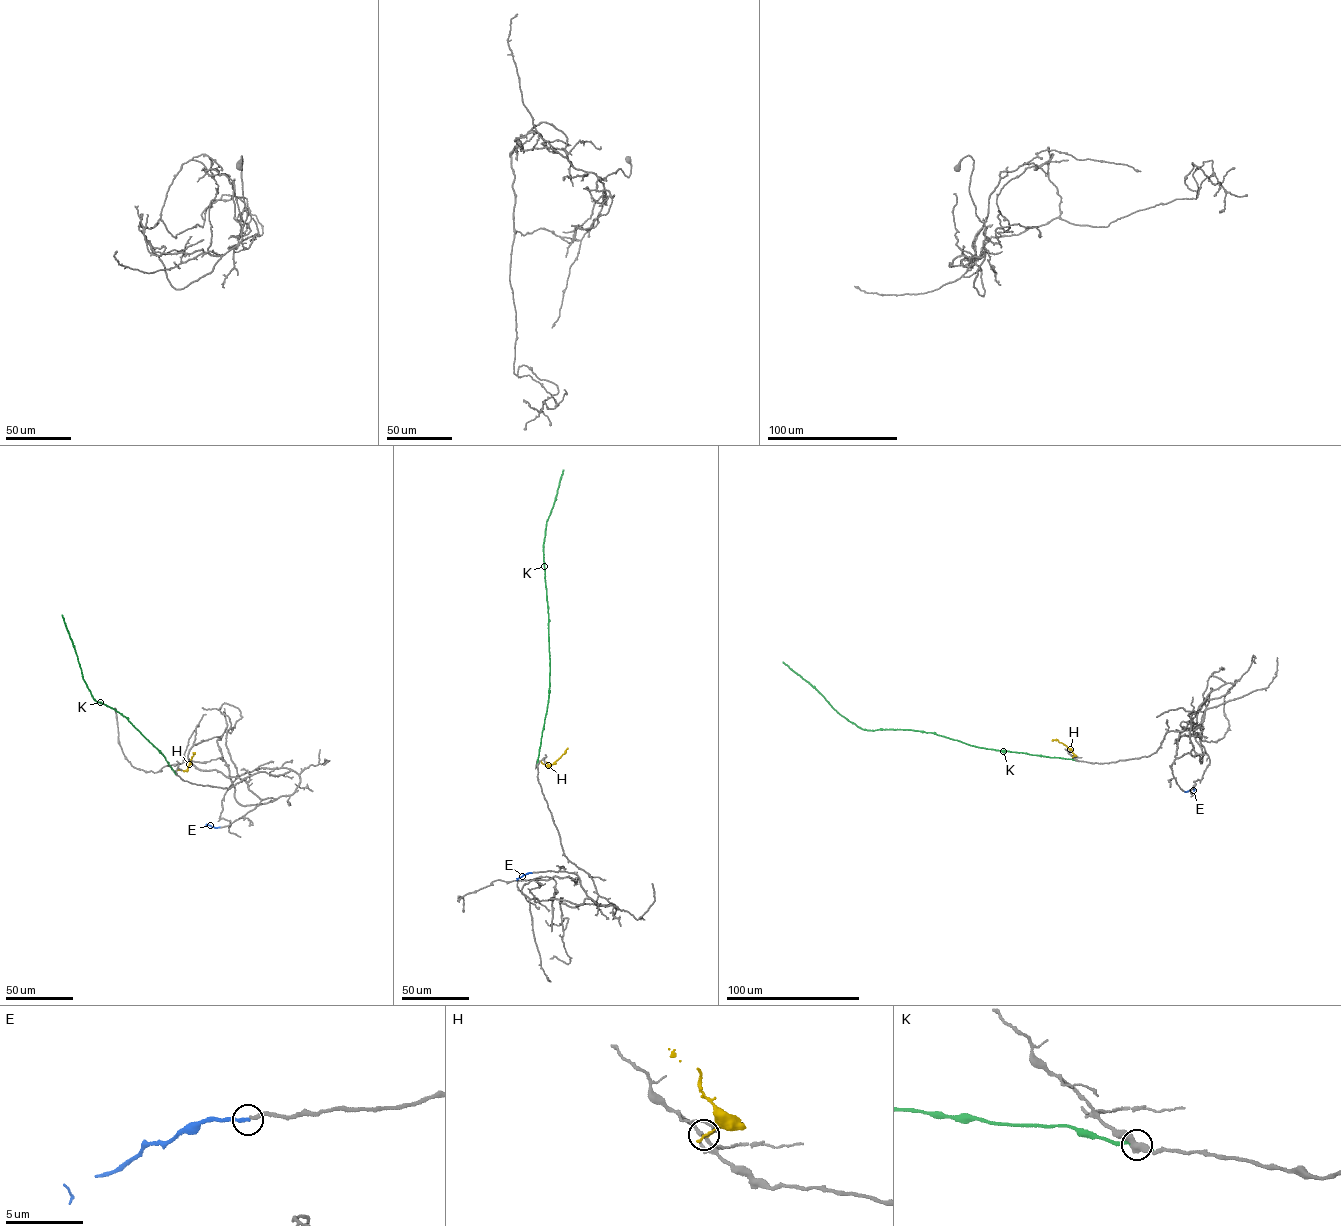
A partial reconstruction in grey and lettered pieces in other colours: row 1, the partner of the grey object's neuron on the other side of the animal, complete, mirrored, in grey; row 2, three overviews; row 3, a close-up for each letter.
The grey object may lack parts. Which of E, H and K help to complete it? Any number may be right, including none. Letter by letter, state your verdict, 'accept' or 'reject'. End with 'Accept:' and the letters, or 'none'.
E: accept
H: reject
K: reject
Accept: E

